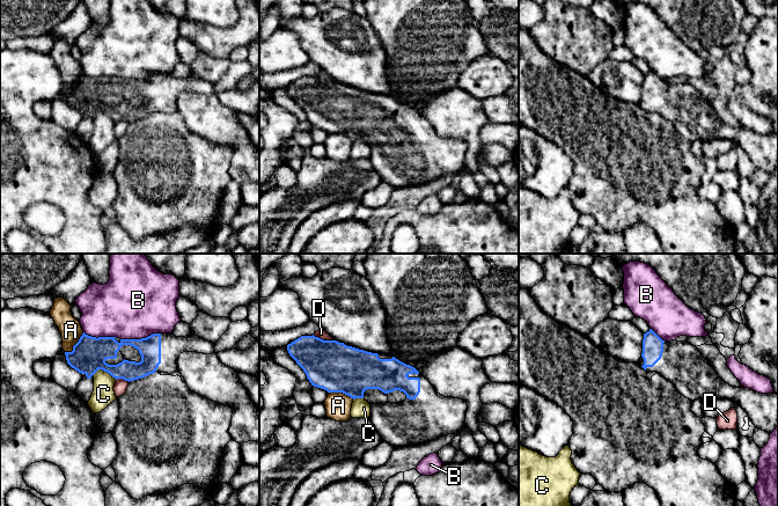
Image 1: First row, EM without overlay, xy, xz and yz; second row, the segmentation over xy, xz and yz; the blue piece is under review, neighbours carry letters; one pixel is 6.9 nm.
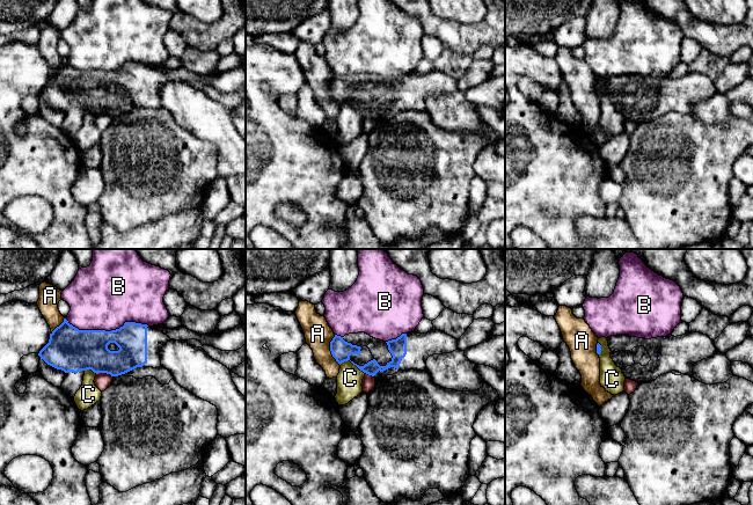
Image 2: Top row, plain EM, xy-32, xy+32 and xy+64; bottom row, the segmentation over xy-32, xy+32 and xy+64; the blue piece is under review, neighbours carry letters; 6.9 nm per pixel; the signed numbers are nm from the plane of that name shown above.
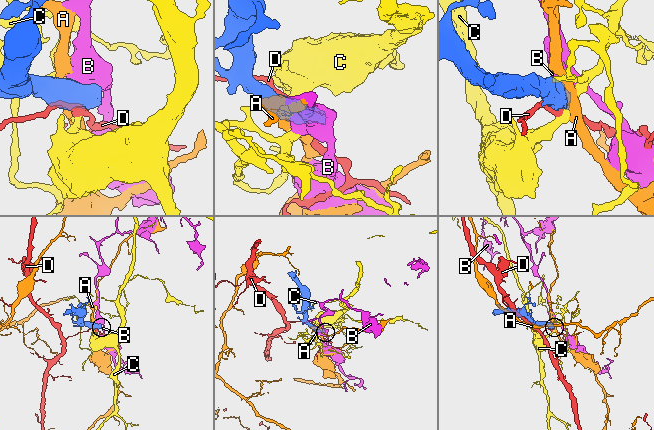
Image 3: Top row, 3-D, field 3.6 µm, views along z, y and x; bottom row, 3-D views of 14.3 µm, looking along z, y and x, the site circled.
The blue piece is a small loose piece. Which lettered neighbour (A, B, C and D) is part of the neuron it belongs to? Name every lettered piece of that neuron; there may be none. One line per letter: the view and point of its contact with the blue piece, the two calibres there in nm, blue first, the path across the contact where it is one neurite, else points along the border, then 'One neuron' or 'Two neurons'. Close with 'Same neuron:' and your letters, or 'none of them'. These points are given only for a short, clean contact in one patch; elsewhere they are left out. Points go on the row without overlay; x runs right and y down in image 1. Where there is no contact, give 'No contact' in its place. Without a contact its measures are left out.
A: Touches blue at xy (74, 86). Thickness 240 nm (blue) against 150 nm. Boundary: xy (83, 73), (73, 89), (65, 93). Two neurons
B: Touches blue at xy (141, 79). Thickness 160 nm (blue) against 480 nm. Two neurons
C: Touches blue at xy (104, 111). Thickness 240 nm (blue) against 150 nm. Boundary: xy (92, 116), (98, 110), (103, 110), (116, 119). Two neurons
D: Touches blue at xz (322, 80). Thickness 340 nm (blue) against 70 nm. Two neurons
Same neuron: none of them

